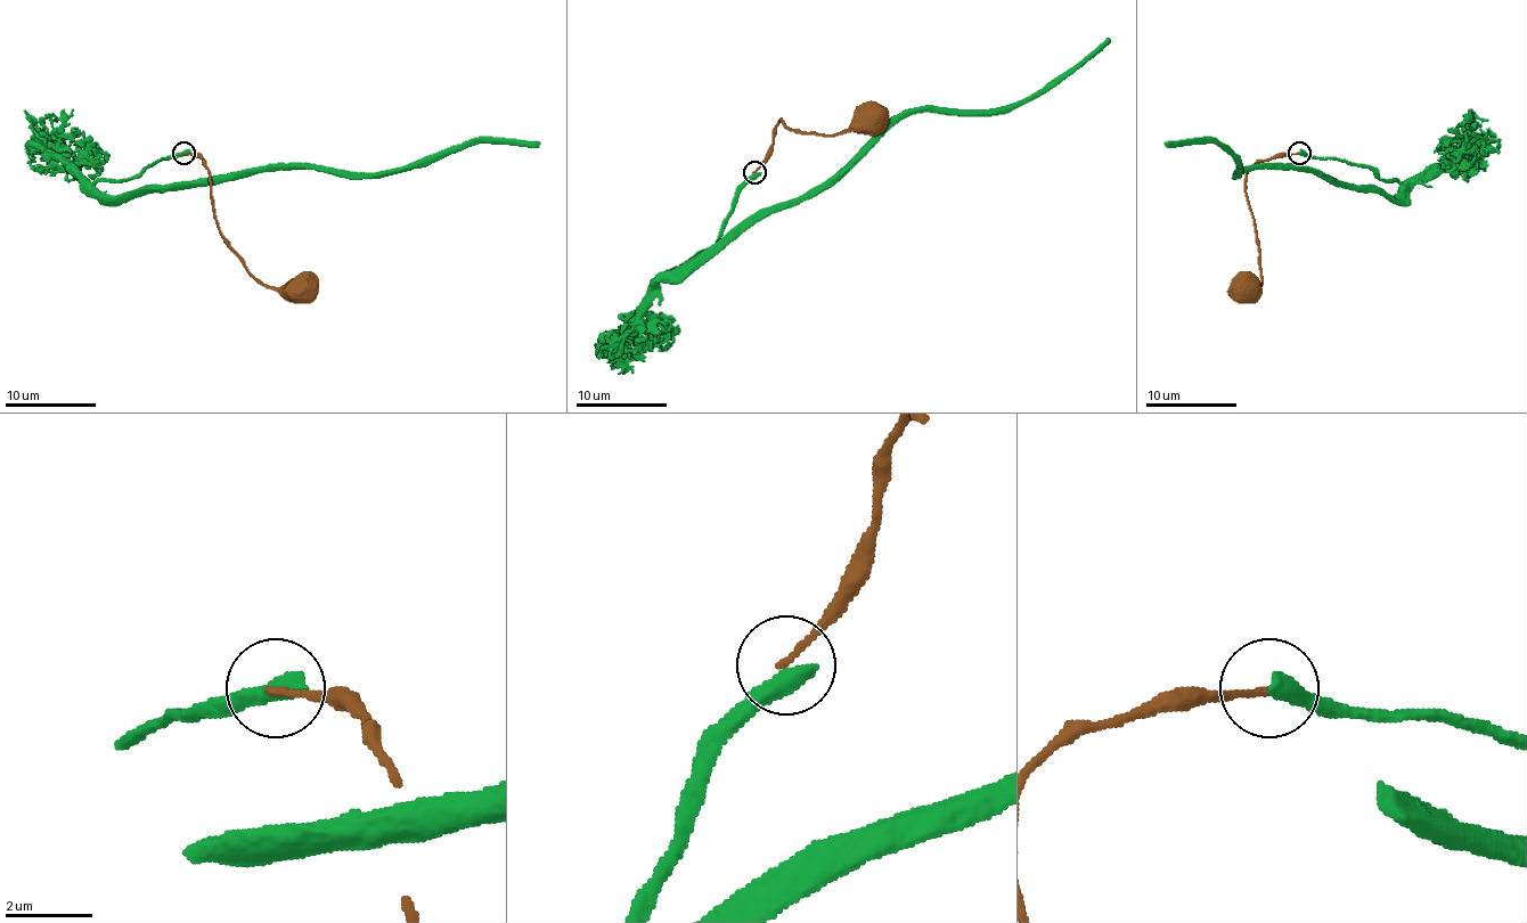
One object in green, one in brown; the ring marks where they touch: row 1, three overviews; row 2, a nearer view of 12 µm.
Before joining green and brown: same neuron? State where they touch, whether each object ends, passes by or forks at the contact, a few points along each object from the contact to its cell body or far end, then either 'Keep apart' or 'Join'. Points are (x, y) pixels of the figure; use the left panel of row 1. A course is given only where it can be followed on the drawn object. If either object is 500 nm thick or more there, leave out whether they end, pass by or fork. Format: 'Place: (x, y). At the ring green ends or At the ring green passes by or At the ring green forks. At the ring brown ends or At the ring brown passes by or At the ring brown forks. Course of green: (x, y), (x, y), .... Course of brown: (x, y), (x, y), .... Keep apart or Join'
Place: (184, 153). Course of green: (184, 153), (94, 187), (113, 196), (138, 196), (259, 171), (318, 166), (391, 173), (483, 141), (540, 144). Course of brown: (184, 153), (202, 160), (211, 176), (211, 201), (227, 247), (263, 284), (297, 288). Keep apart

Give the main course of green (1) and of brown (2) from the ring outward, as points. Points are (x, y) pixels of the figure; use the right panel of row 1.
1: (1300, 153), (1365, 164), (1399, 187), (1388, 196), (1312, 171), (1236, 173), (1214, 141), (1166, 144)
2: (1298, 153), (1259, 160), (1246, 176), (1246, 201), (1259, 247), (1262, 284), (1257, 288), (1241, 288)

